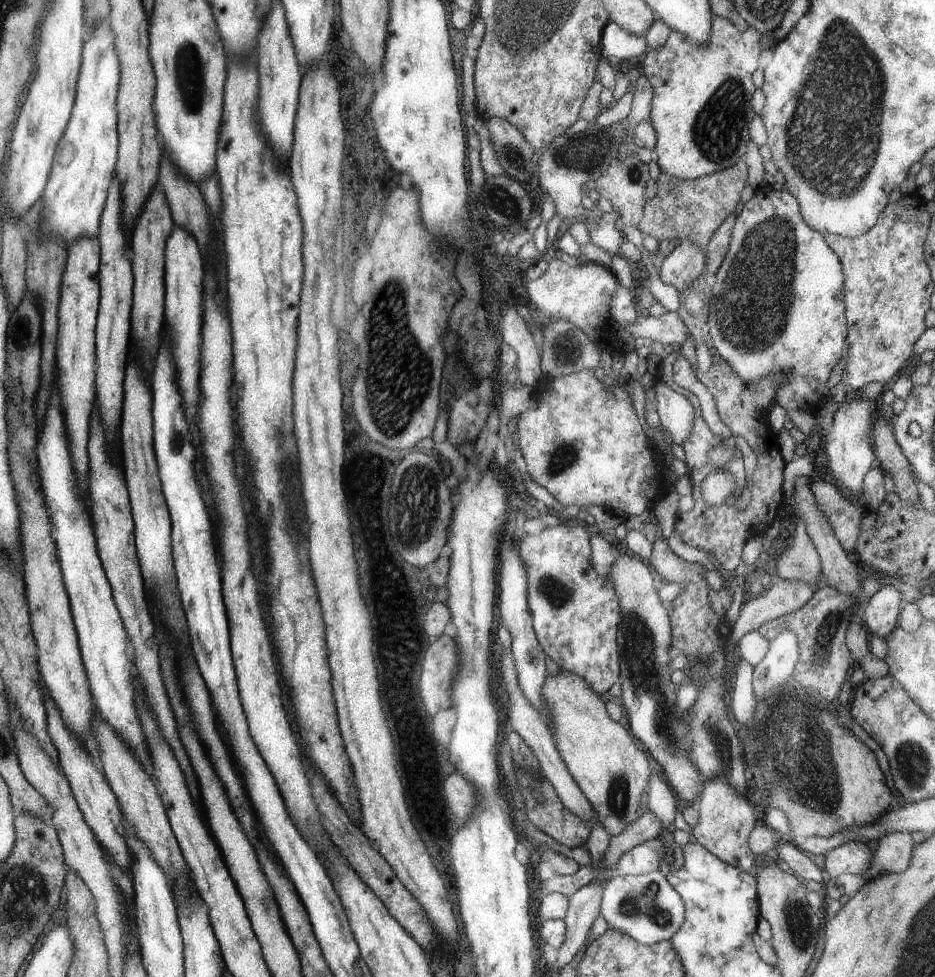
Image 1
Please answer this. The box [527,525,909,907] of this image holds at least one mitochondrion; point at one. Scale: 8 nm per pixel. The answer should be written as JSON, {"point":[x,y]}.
{"point":[638,638]}

